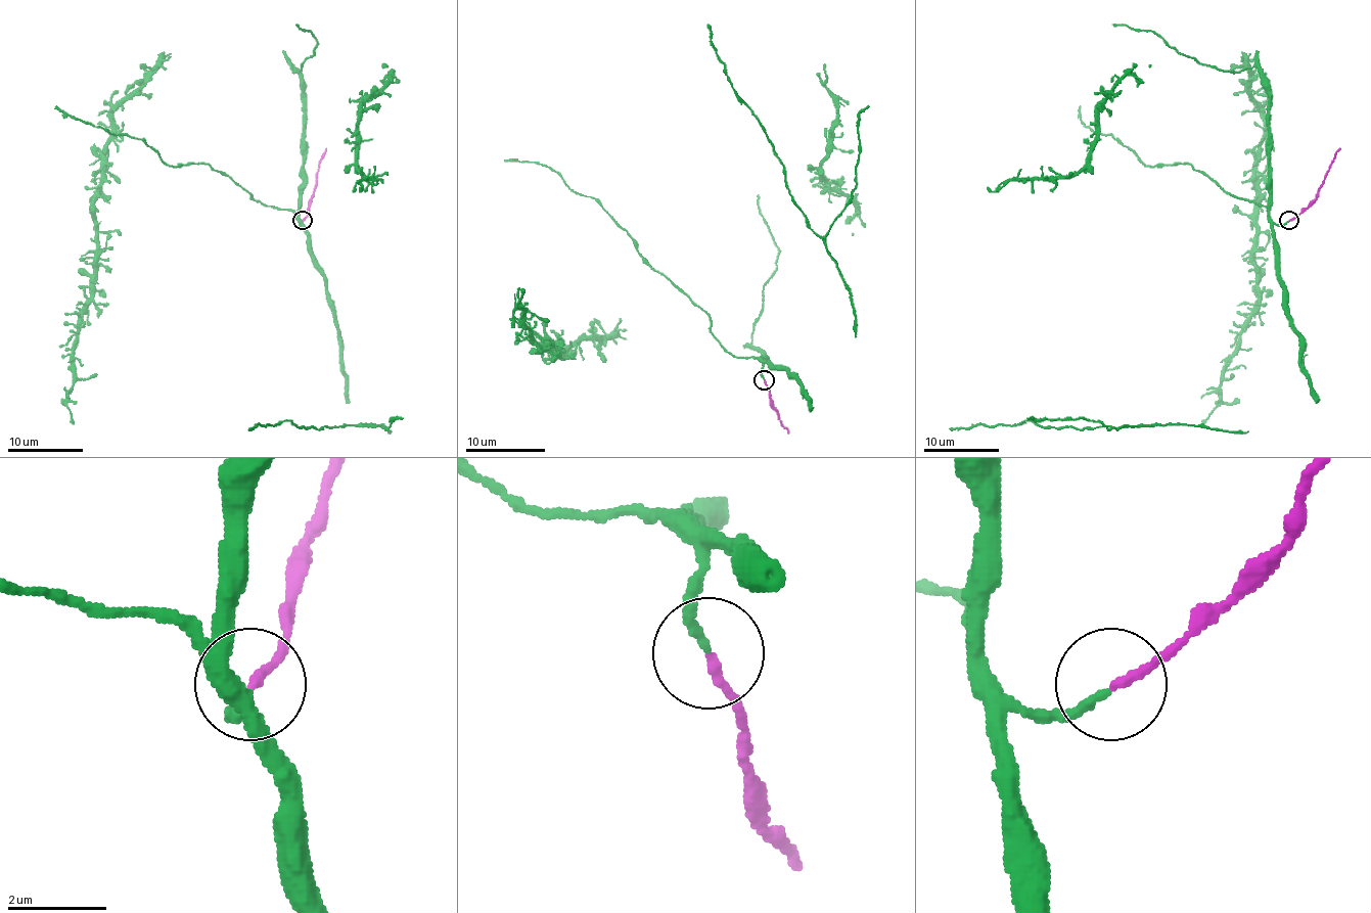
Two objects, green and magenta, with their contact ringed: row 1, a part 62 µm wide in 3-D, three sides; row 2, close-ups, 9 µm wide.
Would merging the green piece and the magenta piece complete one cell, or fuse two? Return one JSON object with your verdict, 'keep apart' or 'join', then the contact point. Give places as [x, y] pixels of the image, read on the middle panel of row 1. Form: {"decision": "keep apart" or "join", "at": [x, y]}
{"decision": "join", "at": [764, 379]}

